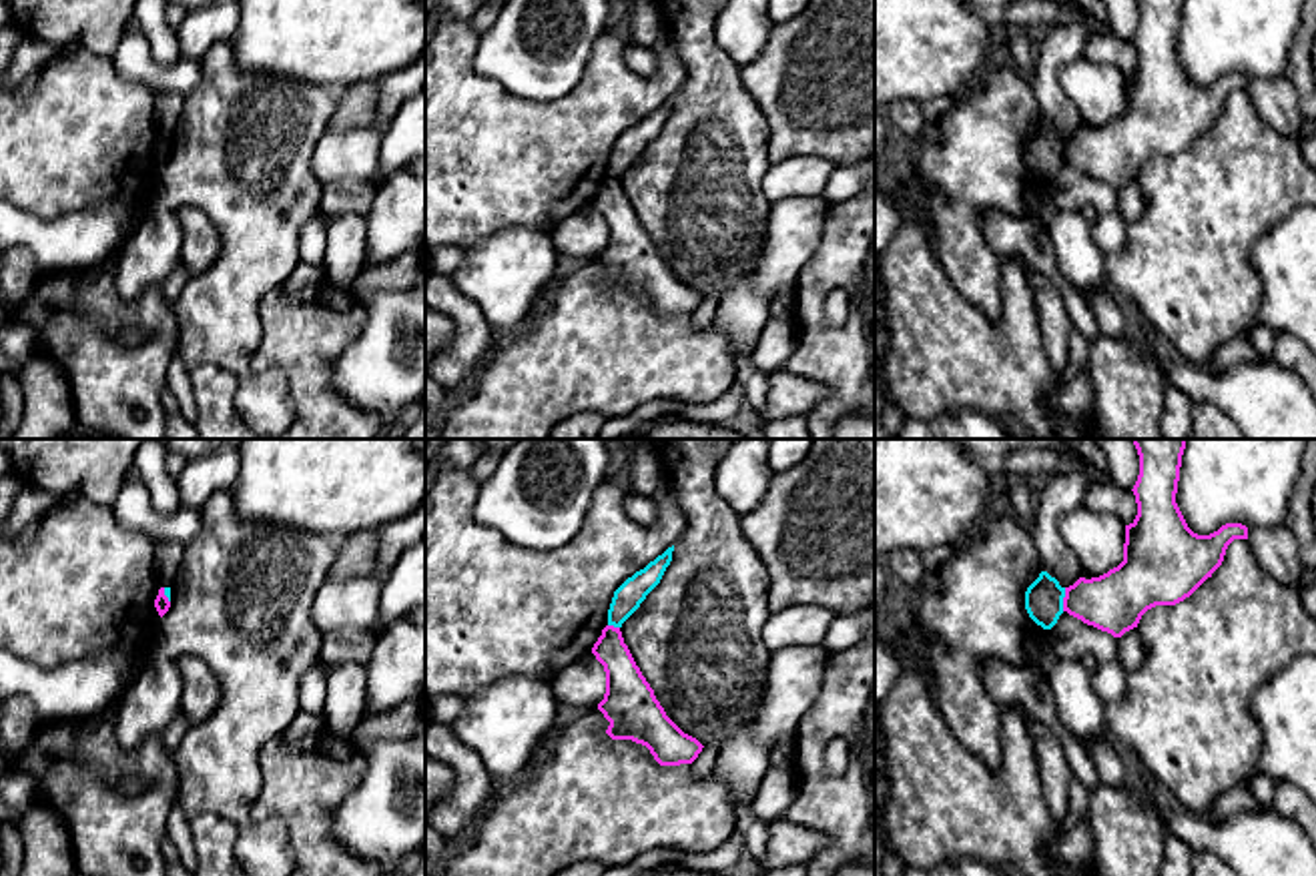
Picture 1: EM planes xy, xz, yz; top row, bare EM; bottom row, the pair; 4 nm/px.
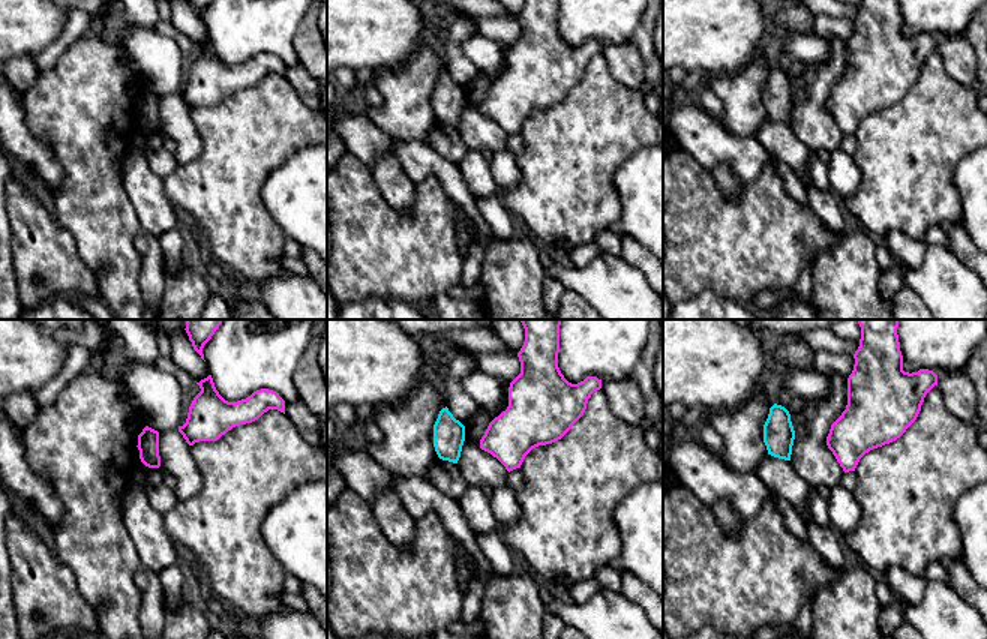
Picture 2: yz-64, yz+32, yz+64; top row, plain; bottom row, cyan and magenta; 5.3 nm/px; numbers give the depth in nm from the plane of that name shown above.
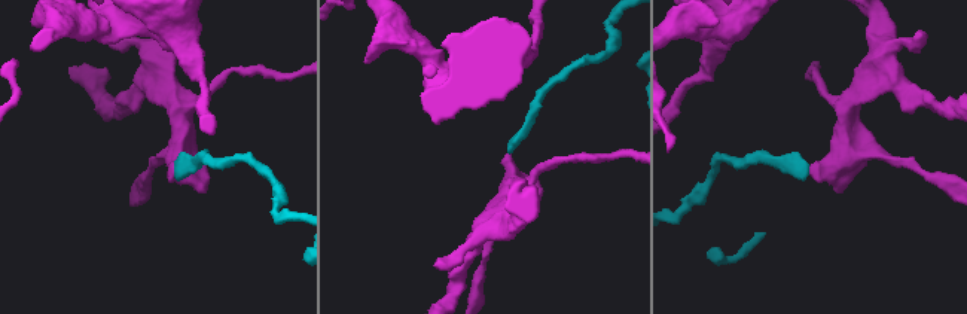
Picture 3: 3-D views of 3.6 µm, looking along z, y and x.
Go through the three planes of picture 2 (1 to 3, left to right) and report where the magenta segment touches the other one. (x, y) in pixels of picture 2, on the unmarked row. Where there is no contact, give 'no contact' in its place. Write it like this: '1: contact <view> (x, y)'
1: no contact
2: no contact
3: no contact

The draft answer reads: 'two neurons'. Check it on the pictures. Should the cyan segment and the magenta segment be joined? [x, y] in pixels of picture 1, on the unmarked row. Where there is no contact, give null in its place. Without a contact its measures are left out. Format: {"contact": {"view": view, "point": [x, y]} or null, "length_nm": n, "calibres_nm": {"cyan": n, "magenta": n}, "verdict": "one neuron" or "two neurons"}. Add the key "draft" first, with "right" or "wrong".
{"draft": "right", "contact": {"view": "yz", "point": [1062, 151]}, "length_nm": 100, "calibres_nm": {"cyan": 160, "magenta": 240}, "verdict": "two neurons"}

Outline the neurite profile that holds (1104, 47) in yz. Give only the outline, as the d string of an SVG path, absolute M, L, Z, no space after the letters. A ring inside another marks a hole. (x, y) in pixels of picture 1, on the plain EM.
M1111 30L1091 32L1081 56L1095 64L1109 64L1121 70L1123 76L1133 74L1137 66L1133 42L1117 38Z

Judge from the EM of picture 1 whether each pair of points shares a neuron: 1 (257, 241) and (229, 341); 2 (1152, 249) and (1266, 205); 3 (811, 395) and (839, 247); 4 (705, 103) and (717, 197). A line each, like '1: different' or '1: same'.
1: same
2: same
3: different
4: same

